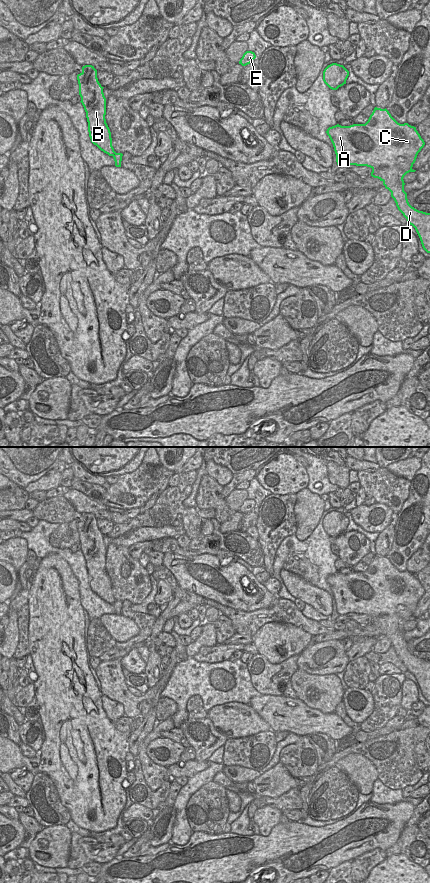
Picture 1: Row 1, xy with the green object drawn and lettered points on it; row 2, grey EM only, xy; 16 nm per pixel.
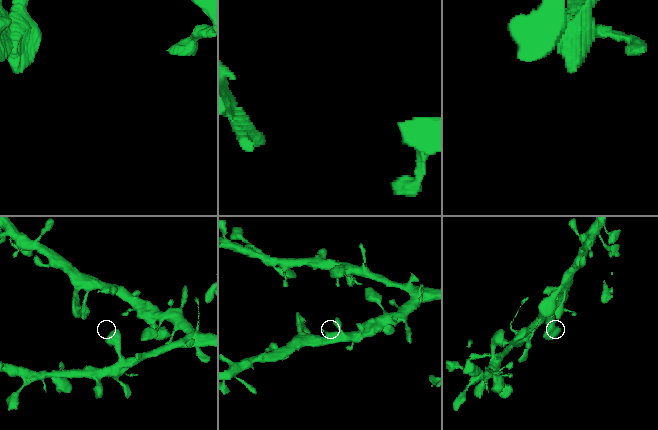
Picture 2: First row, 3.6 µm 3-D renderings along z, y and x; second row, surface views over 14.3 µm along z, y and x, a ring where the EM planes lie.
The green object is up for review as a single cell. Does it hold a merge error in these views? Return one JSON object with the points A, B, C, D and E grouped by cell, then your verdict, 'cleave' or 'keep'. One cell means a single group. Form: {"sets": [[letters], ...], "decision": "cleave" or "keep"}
{"sets": [["A", "B", "C", "D", "E"]], "decision": "keep"}

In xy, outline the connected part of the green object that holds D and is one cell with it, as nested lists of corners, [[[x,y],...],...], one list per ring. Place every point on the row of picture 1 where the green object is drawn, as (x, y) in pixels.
[[[375,107],[365,124],[353,124],[341,126],[339,124],[329,127],[326,131],[336,154],[336,162],[339,167],[348,165],[367,166],[372,169],[371,176],[383,182],[386,189],[391,192],[398,210],[412,225],[422,244],[423,249],[430,253],[430,213],[419,211],[412,207],[404,191],[404,176],[413,170],[418,153],[424,147],[425,142],[416,130],[416,127],[408,123],[398,123],[389,111]]]

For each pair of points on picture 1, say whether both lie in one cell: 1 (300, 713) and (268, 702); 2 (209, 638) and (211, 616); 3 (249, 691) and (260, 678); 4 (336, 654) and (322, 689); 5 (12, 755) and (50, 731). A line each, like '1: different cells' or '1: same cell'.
1: same cell
2: different cells
3: different cells
4: different cells
5: different cells

